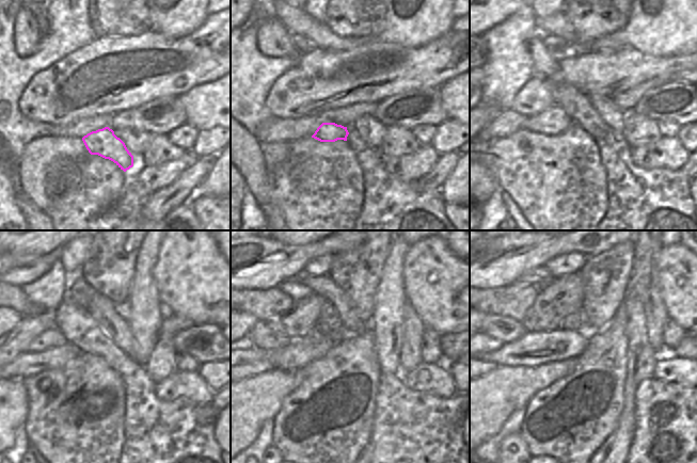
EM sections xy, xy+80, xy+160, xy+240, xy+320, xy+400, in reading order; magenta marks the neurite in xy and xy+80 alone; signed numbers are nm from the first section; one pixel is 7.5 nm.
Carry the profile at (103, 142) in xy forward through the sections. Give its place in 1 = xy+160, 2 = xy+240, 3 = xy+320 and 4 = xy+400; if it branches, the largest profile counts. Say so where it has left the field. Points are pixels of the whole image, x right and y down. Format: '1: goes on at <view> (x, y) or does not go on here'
1: goes on at xy+160 (553, 121)
2: goes on at xy+240 (27, 364)
3: goes on at xy+320 (252, 368)
4: goes on at xy+400 (491, 366)

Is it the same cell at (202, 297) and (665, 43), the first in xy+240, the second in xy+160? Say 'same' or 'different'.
same

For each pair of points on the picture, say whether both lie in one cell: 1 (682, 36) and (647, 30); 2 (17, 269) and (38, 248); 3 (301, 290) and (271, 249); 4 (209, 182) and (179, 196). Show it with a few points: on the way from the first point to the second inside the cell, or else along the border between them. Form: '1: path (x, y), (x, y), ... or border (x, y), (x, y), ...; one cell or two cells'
1: path (674, 30), (655, 30); one cell
2: border (57, 248), (40, 256), (27, 253), (11, 253); two cells
3: border (292, 277), (284, 280), (278, 286); two cells
4: border (208, 172), (206, 177), (191, 192), (190, 197); two cells

